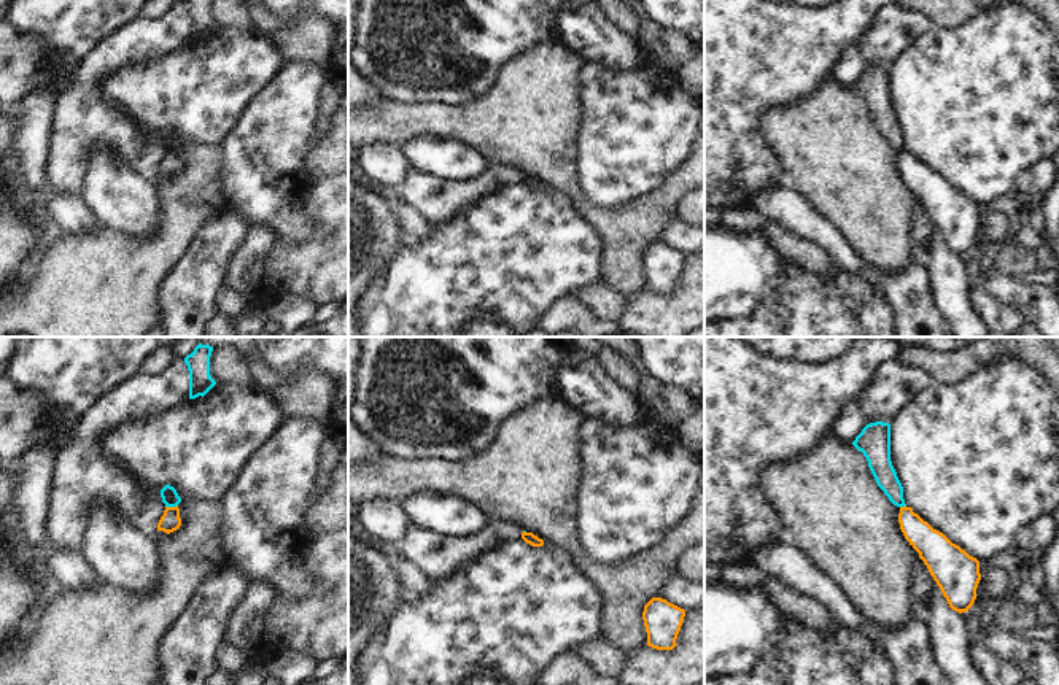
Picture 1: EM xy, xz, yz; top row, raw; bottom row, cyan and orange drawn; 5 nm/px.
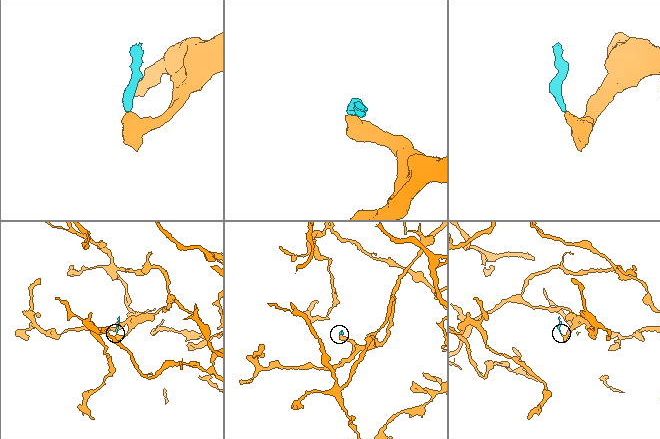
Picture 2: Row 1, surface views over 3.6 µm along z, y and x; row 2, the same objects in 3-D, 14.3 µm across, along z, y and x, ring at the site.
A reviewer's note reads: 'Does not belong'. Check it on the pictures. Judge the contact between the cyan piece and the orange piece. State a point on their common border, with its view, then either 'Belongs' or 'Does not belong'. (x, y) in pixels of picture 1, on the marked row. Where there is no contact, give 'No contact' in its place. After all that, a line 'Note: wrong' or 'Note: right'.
Touches cyan at xy (170, 506). Does not belong.
Note: right

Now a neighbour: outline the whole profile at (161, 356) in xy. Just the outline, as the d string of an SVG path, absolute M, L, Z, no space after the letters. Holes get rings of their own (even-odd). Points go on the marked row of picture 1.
M157 348L138 369L140 375L154 377L159 373L172 359L173 353L170 348Z

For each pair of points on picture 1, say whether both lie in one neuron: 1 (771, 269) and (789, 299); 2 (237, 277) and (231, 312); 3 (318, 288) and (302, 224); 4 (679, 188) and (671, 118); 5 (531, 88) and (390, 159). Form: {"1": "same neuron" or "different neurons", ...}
{"1": "different neurons", "2": "different neurons", "3": "different neurons", "4": "different neurons", "5": "different neurons"}

